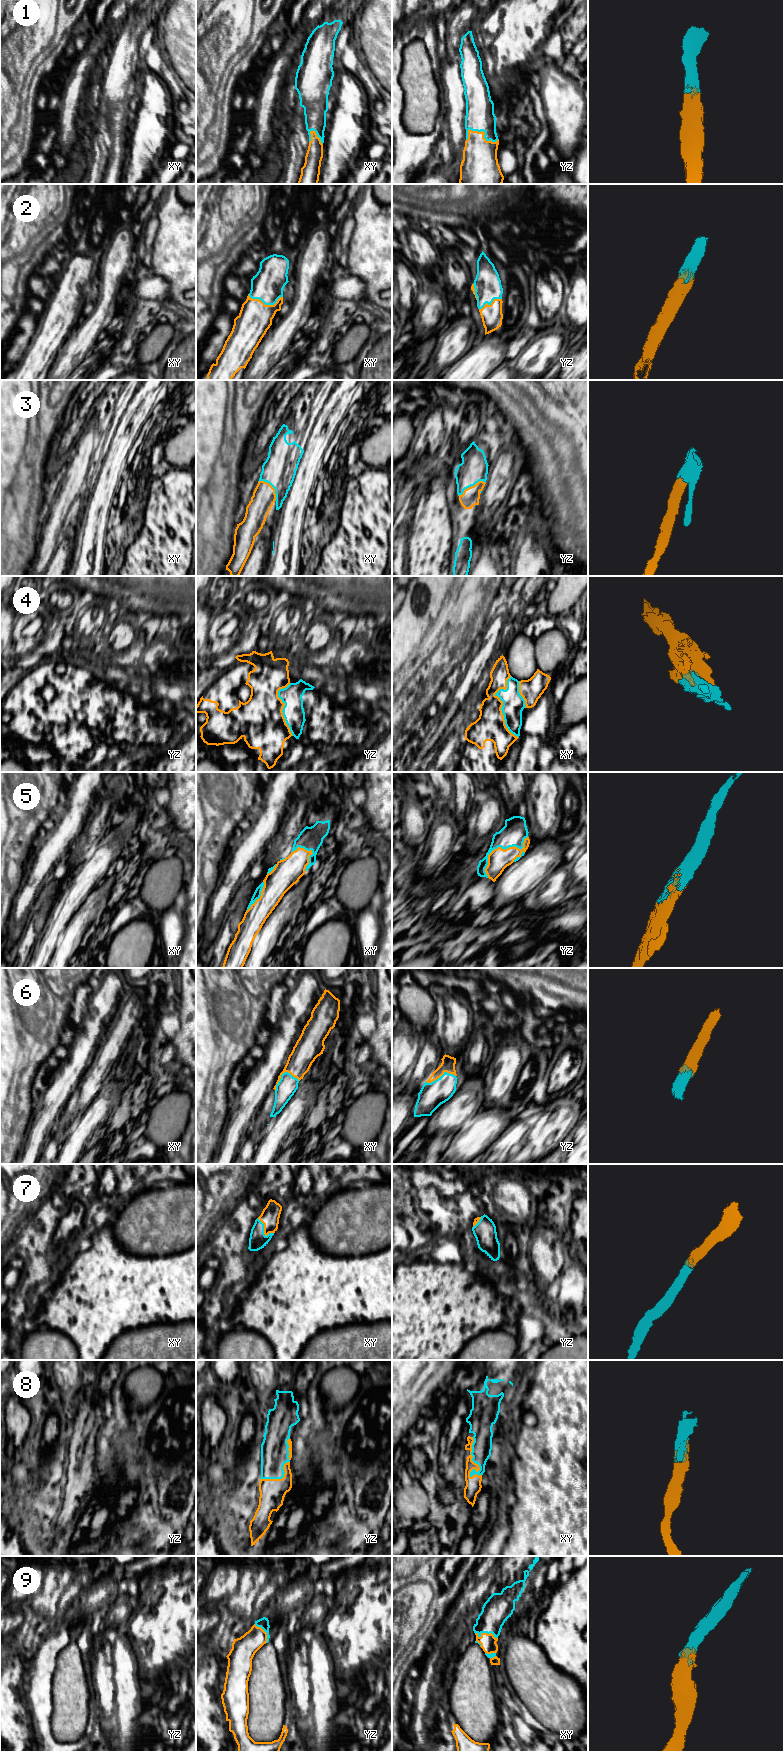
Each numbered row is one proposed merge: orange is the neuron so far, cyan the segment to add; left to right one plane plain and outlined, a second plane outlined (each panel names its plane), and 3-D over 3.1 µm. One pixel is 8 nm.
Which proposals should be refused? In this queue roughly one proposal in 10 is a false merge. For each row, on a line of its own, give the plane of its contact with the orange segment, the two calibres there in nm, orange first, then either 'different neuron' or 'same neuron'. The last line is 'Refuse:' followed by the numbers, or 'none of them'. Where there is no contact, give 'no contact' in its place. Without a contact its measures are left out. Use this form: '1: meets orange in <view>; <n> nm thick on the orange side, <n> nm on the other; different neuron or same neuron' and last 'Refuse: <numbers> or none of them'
1: meets orange in yz; 280 nm thick on the orange side, 220 nm on the other; same neuron
2: meets orange in xy; 280 nm thick on the orange side, 260 nm on the other; same neuron
3: meets orange in yz; 140 nm thick on the orange side, 220 nm on the other; same neuron
4: meets orange in xy; 240 nm thick on the orange side, 180 nm on the other; same neuron
5: meets orange in yz; 170 nm thick on the orange side, 200 nm on the other; same neuron
6: meets orange in xy; 200 nm thick on the orange side, 160 nm on the other; same neuron
7: meets orange in xy; 150 nm thick on the orange side, 140 nm on the other; same neuron
8: meets orange in yz; 200 nm thick on the orange side, 220 nm on the other; same neuron
9: meets orange in xy; 130 nm thick on the orange side, 220 nm on the other; same neuron
Refuse: none of them

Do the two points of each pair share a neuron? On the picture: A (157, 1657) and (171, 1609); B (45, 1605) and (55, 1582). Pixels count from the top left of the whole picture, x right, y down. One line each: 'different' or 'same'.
A: same
B: same

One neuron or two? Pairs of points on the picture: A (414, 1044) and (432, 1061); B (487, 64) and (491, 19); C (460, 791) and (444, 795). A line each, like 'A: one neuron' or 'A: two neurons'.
A: two neurons
B: one neuron
C: two neurons

